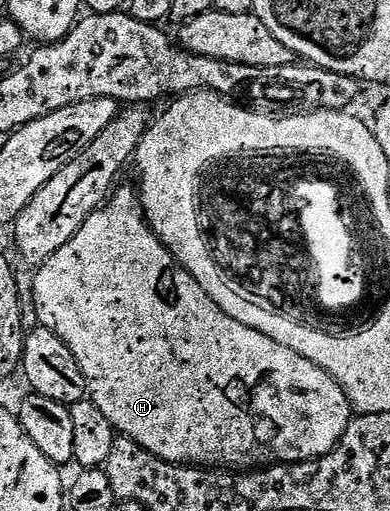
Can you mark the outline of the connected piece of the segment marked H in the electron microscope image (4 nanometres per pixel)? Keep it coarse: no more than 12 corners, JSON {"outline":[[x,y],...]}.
{"outline":[[125,186],[38,267],[38,325],[122,437],[192,468],[347,431]]}

